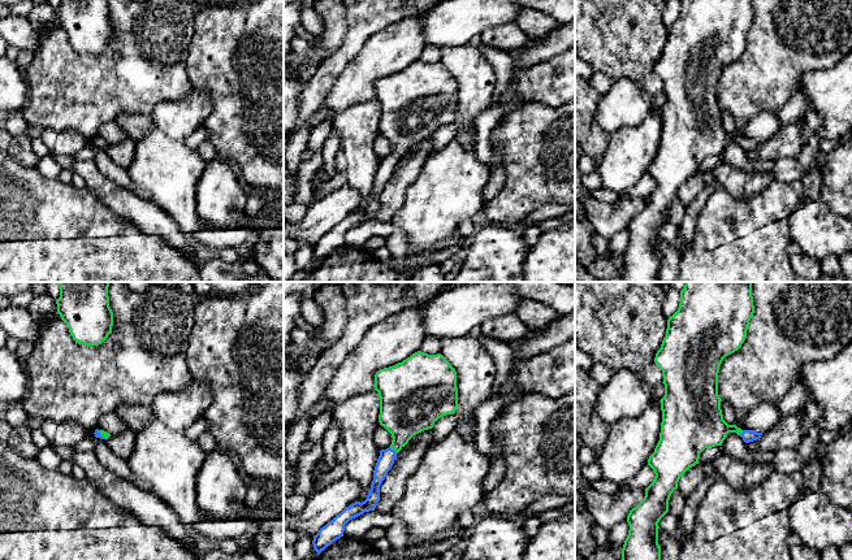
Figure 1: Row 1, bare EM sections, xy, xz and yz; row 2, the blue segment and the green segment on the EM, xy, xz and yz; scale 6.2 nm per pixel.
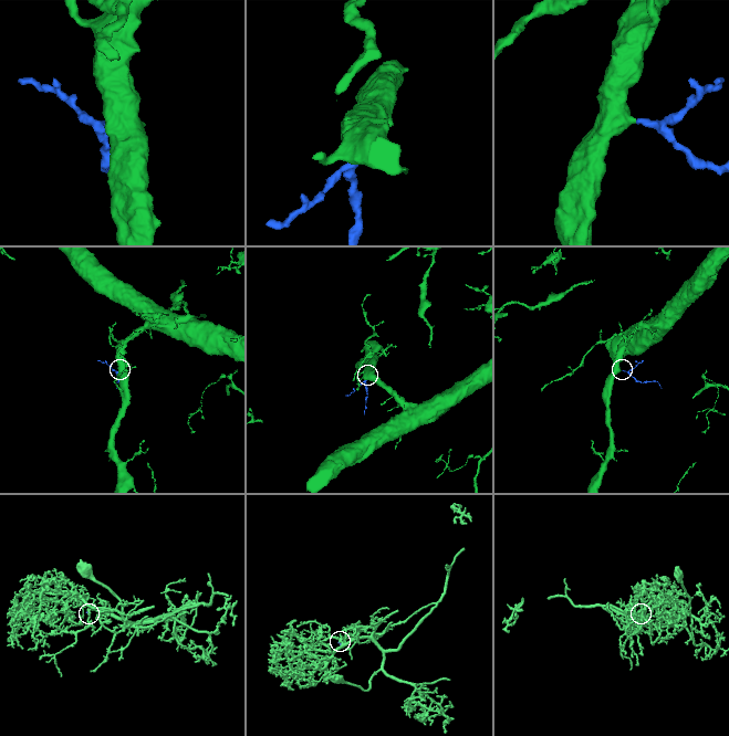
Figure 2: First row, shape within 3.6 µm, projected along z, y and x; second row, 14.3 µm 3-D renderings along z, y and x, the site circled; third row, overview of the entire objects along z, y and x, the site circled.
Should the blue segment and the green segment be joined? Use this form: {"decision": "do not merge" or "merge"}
{"decision": "merge"}

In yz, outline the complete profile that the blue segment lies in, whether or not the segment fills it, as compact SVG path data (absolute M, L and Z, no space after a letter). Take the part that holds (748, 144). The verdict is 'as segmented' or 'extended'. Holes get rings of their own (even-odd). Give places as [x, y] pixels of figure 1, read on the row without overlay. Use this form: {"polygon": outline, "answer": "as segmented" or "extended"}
{"polygon": "M680 0L679 17L667 29L666 45L654 66L665 94L665 104L659 109L659 149L648 168L656 186L645 197L644 208L627 225L630 239L619 273L623 282L656 282L658 278L658 231L669 221L669 209L680 186L700 172L700 162L705 157L722 155L728 142L736 142L745 152L761 147L762 142L728 134L723 129L718 104L719 75L726 65L744 52L753 22L752 0Z", "answer": "extended"}

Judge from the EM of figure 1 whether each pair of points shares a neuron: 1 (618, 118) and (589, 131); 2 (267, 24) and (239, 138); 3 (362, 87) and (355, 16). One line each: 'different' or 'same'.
1: different
2: same
3: different

